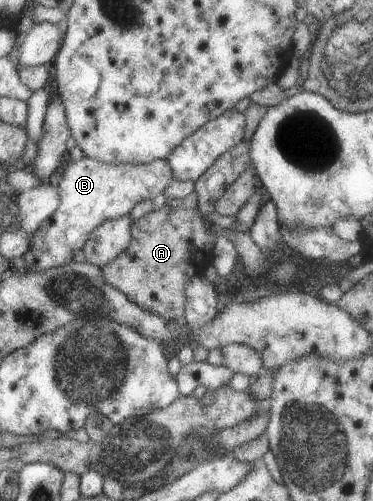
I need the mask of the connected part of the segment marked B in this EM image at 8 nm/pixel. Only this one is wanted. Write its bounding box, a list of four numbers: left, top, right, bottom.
[22,158,172,273]

